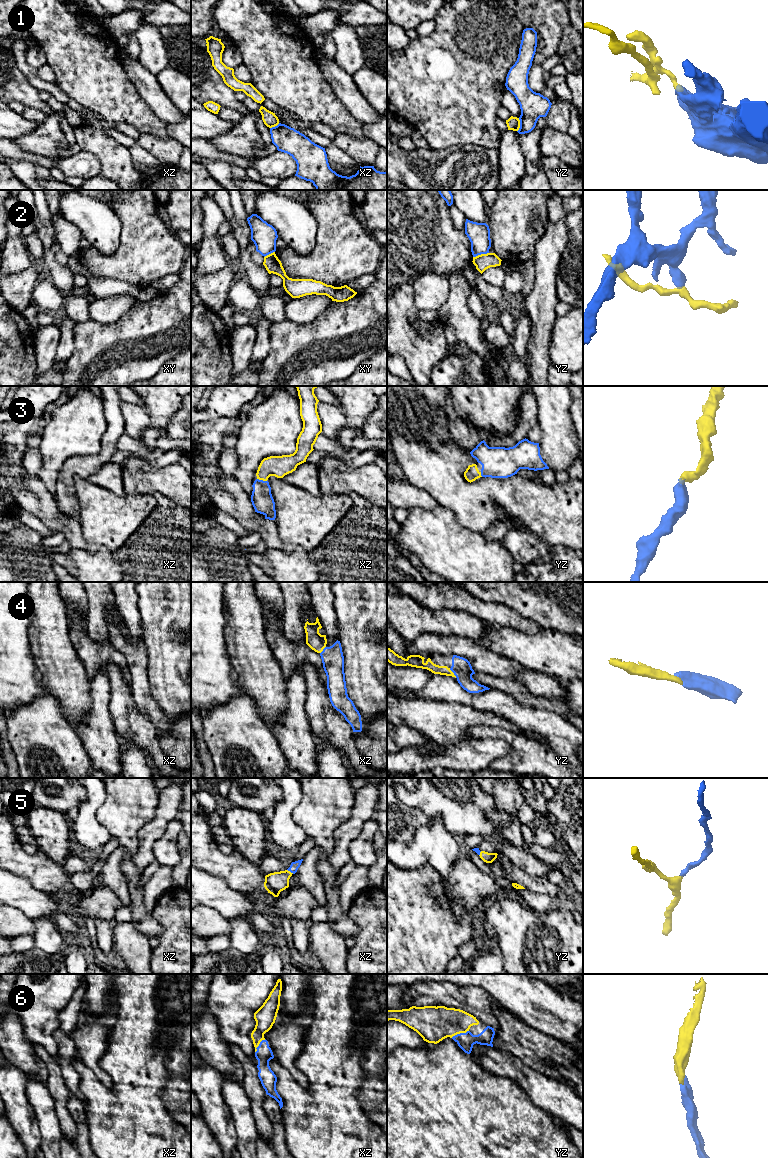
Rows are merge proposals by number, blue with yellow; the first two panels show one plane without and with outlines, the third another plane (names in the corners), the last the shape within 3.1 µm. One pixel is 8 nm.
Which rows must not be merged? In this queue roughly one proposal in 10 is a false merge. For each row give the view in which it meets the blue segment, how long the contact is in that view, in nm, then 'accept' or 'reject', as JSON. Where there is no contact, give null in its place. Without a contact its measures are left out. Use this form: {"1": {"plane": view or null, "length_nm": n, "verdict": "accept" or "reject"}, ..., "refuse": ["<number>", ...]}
{"1": {"plane": "yz", "length_nm": 110, "verdict": "reject"}, "2": {"plane": "yz", "length_nm": 130, "verdict": "reject"}, "3": {"plane": "xz", "length_nm": 80, "verdict": "accept"}, "4": {"plane": "yz", "length_nm": 100, "verdict": "accept"}, "5": {"plane": "xz", "length_nm": 70, "verdict": "accept"}, "6": {"plane": "yz", "length_nm": 160, "verdict": "accept"}, "refuse": ["1", "2"]}

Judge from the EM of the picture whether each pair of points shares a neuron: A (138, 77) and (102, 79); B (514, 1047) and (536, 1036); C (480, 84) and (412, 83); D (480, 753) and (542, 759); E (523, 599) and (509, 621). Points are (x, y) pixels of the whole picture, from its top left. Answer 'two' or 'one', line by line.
A: two
B: one
C: one
D: two
E: two

